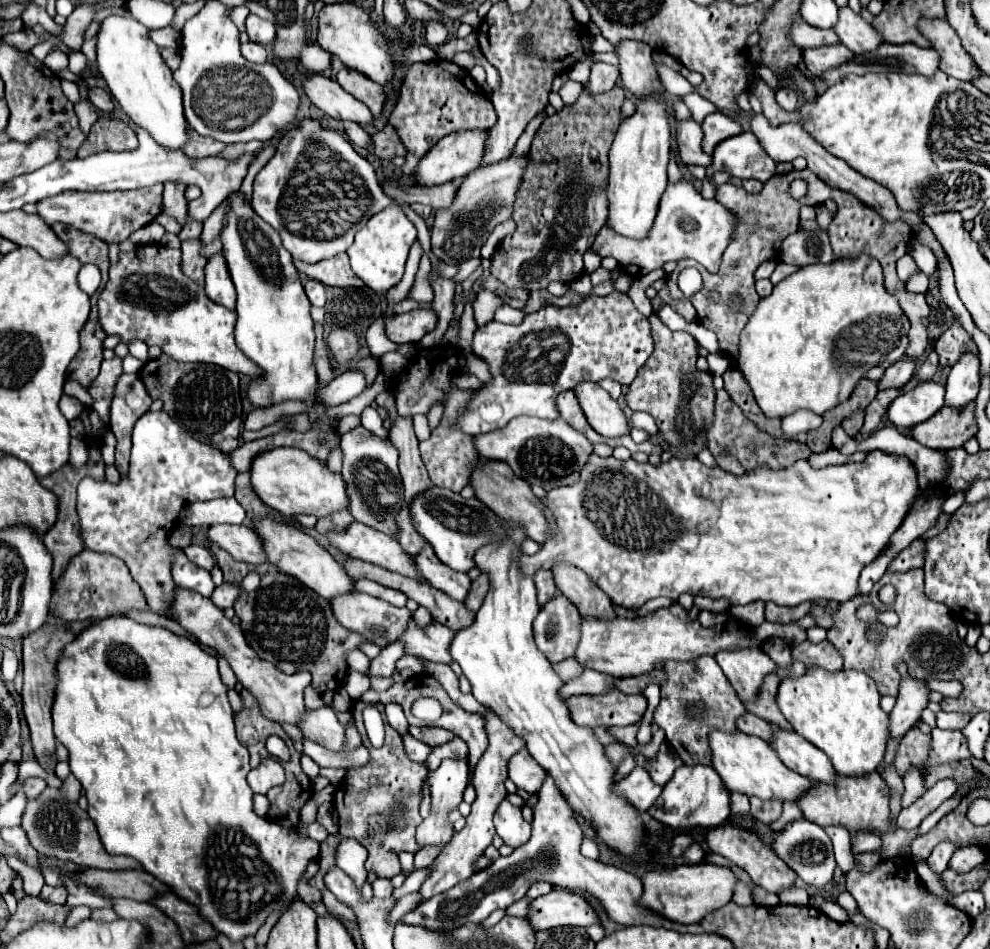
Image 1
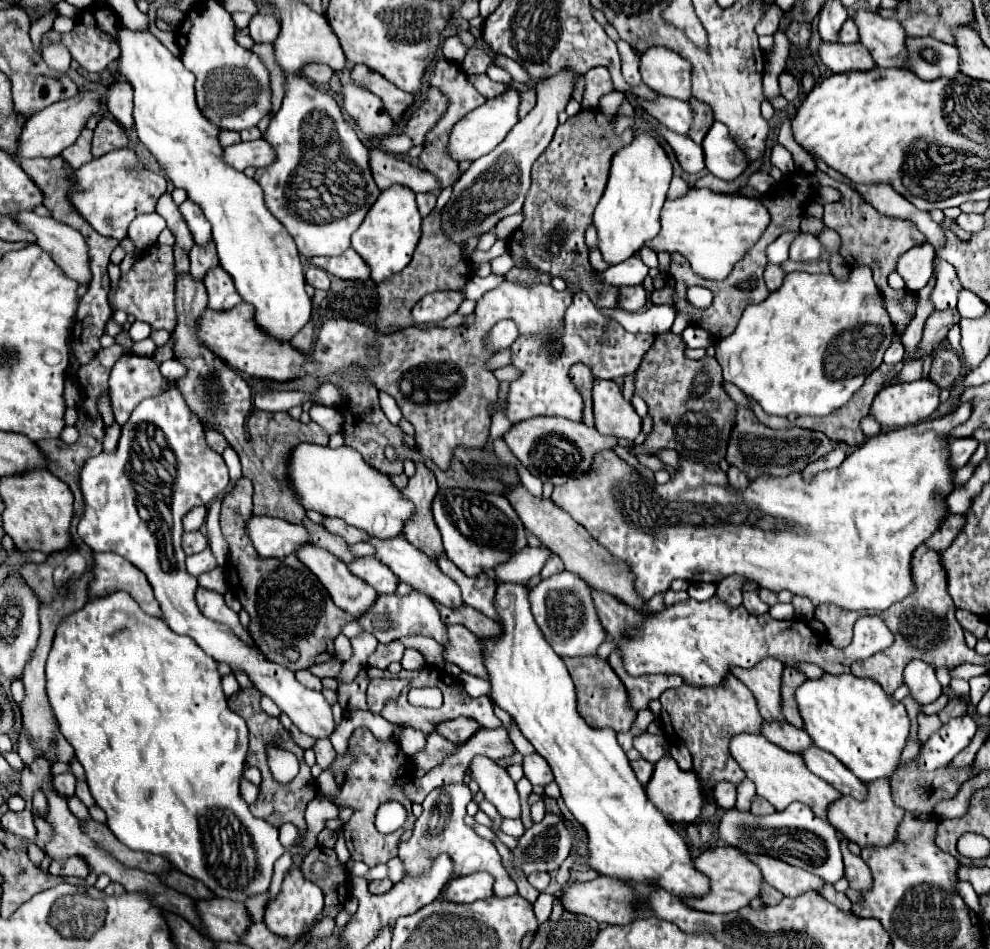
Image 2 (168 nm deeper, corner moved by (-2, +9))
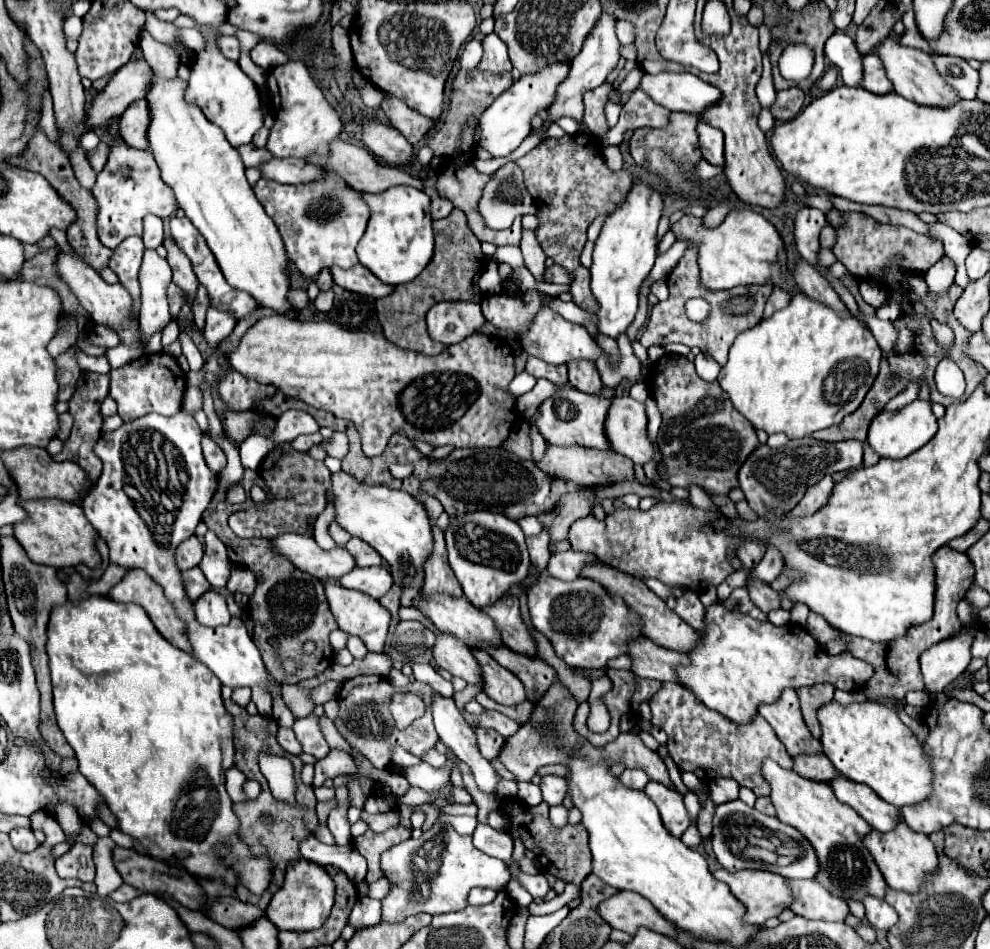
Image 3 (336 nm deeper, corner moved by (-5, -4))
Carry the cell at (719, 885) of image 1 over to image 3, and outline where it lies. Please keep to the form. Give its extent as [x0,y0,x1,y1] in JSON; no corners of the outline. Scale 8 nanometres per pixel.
[714,870,792,924]

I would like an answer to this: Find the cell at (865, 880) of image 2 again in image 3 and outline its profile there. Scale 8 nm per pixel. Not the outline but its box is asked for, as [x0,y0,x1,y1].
[864,896,898,932]

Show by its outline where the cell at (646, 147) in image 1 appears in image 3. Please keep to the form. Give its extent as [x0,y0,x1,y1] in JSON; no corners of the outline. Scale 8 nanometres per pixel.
[590,182,662,338]

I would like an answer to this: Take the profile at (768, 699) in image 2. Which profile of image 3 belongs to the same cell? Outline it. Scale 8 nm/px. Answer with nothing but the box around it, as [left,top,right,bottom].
[760,688,822,756]

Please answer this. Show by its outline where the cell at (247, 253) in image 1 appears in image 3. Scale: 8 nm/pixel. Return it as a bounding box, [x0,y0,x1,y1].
[146,78,292,316]

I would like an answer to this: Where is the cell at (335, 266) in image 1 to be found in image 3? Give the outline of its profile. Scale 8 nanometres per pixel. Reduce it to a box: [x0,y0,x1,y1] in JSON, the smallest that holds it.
[332,264,394,298]

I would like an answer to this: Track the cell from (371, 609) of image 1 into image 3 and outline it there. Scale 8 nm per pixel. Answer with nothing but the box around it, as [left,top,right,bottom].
[434,634,482,690]

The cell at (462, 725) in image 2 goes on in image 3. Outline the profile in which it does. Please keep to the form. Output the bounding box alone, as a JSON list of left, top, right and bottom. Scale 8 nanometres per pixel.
[476,728,506,760]

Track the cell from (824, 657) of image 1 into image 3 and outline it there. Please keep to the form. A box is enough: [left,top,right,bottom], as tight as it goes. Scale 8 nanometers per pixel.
[678,602,874,724]

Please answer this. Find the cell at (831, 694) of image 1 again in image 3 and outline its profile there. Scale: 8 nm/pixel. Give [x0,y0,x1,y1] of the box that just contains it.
[818,702,932,806]

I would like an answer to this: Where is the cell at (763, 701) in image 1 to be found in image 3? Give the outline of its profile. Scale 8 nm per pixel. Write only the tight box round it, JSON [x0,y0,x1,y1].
[798,684,834,738]

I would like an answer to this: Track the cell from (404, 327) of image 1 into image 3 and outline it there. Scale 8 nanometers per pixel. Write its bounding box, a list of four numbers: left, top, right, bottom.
[426,302,486,344]

